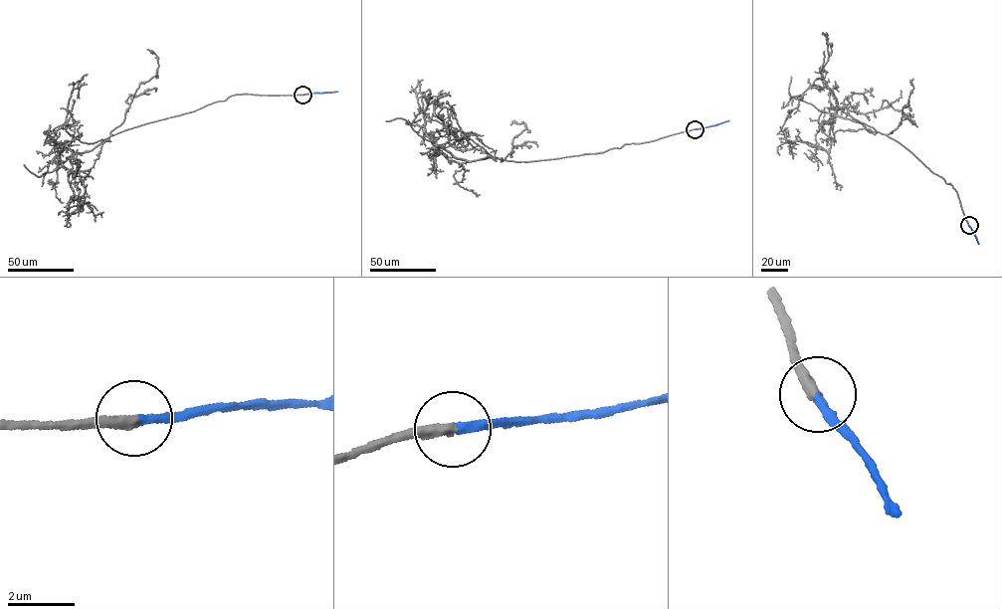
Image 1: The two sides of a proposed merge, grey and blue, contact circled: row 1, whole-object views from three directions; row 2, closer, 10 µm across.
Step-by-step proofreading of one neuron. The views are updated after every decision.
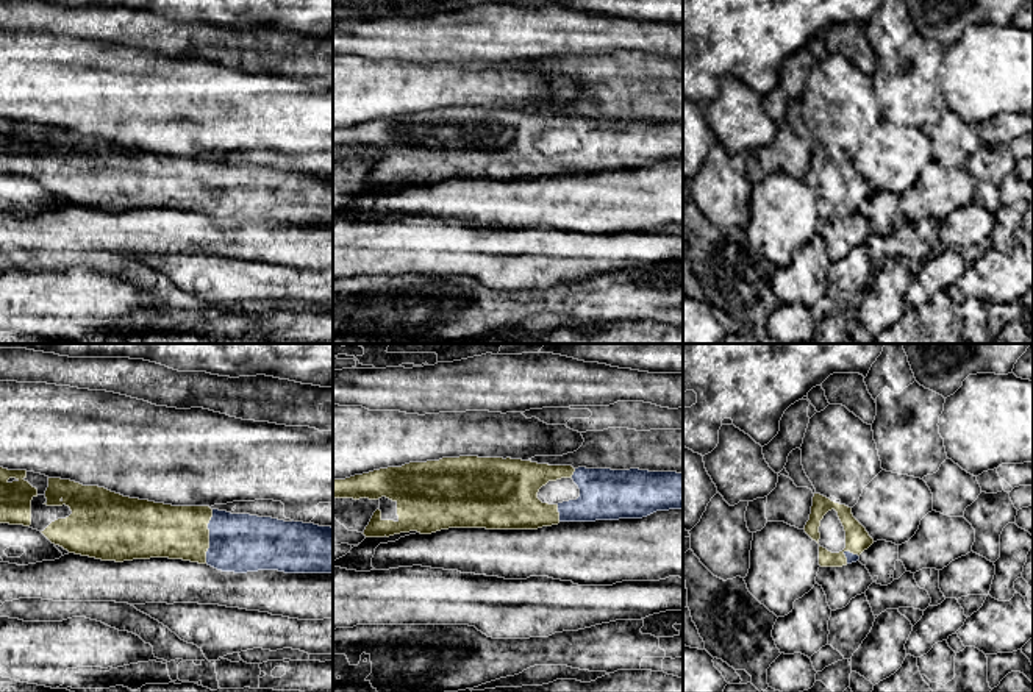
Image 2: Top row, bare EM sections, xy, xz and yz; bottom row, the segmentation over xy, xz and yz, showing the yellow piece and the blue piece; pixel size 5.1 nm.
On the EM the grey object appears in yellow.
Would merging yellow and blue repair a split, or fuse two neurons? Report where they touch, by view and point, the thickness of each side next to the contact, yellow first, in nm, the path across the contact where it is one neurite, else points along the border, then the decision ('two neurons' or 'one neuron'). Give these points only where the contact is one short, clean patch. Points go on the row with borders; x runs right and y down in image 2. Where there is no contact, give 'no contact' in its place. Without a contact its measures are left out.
meets yellow in xy at (208, 536); 280 nm thick on the yellow side, 300 nm on the other; one neuron

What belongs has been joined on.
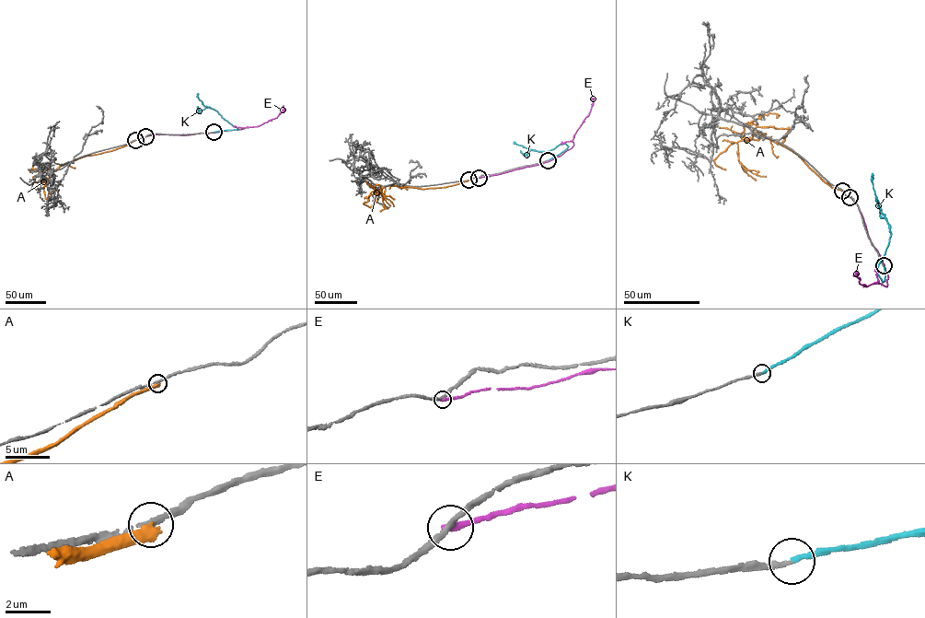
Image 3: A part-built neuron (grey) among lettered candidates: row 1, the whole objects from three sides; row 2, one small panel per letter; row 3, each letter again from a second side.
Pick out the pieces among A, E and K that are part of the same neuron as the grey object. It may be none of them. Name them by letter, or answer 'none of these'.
K

